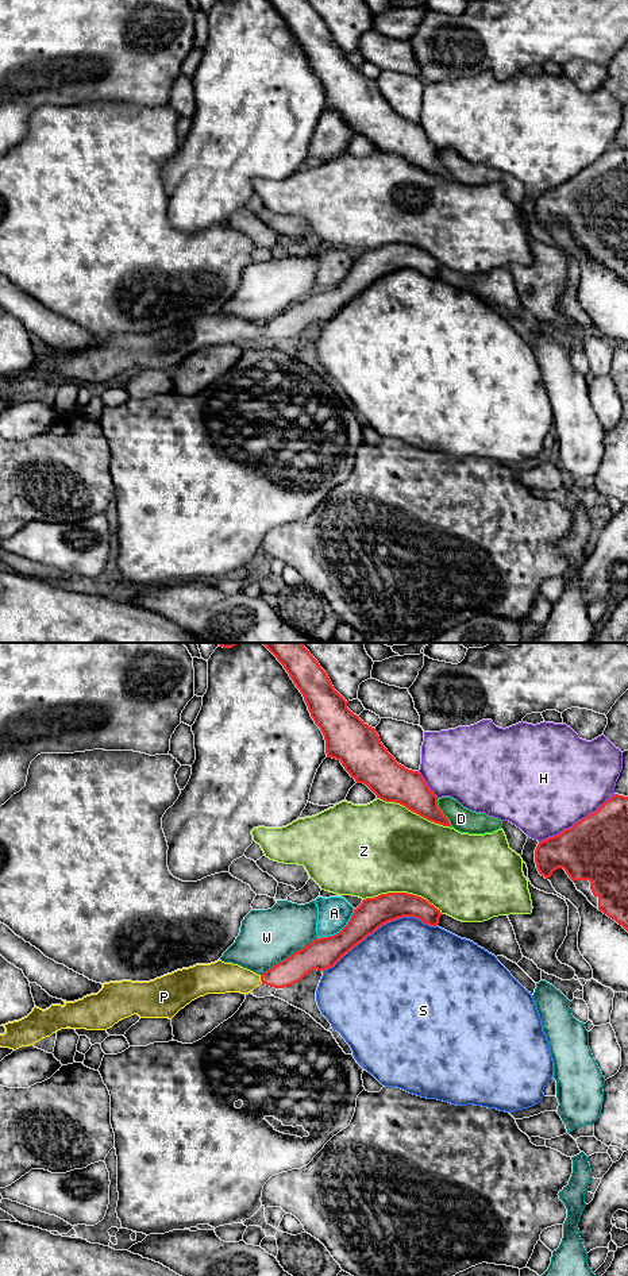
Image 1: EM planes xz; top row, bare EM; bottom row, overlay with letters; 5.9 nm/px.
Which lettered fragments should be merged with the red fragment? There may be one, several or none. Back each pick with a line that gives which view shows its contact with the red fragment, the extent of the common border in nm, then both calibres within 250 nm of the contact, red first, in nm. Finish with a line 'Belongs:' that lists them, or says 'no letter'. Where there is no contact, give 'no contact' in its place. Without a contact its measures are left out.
P: contact in xz; length 60 nm; calibres 160 and 190 nm
Belongs: P

